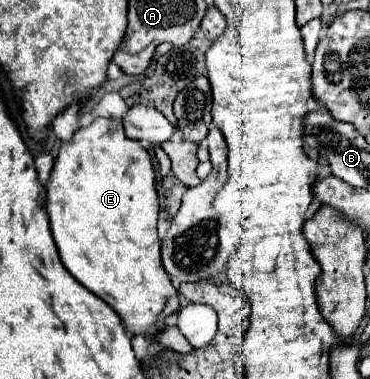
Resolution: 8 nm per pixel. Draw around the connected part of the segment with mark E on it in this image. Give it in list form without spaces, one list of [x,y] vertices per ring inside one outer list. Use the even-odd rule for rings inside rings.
[[[96,117],[88,127],[80,127],[70,143],[62,143],[50,181],[46,183],[46,211],[64,267],[122,317],[130,335],[142,335],[150,341],[166,327],[166,317],[180,309],[178,291],[160,261],[156,231],[160,207],[154,177],[148,151],[124,135],[122,121]]]

